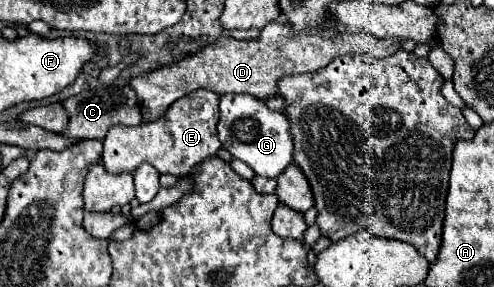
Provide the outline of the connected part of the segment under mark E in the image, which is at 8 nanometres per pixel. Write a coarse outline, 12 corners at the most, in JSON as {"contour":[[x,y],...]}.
{"contour":[[197,89],[159,121],[111,127],[103,167],[187,175],[213,157],[219,95]]}

